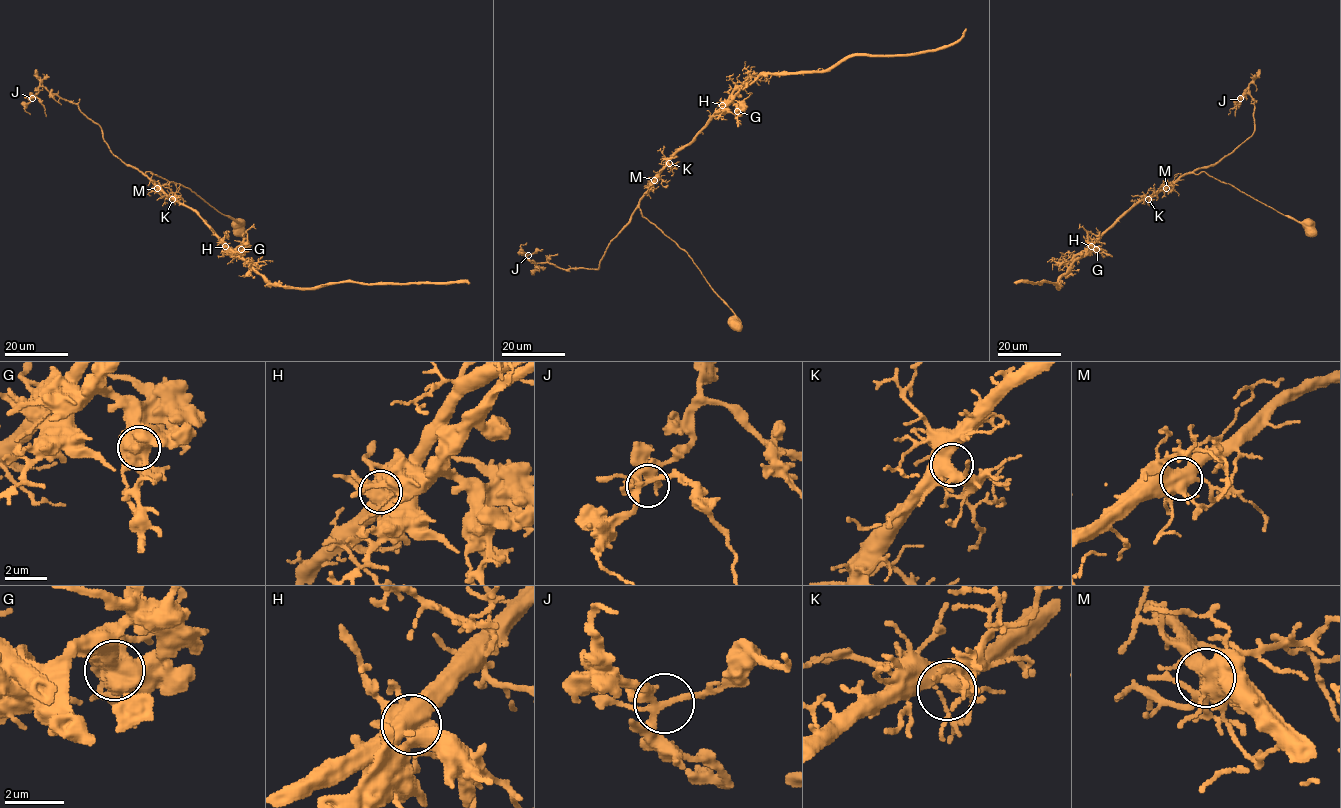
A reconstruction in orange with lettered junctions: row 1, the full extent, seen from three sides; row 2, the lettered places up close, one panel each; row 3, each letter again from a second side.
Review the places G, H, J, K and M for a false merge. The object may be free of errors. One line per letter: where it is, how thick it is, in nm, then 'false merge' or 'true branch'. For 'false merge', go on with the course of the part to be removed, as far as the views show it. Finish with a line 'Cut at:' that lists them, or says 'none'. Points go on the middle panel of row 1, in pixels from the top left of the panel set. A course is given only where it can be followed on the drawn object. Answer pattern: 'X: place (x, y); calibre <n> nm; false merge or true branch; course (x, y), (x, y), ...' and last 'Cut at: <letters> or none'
G: place (737, 111); calibre 650 nm; true branch
H: place (722, 105); calibre 700 nm; false merge; course (722, 105), (725, 107), (760, 75), (816, 72), (834, 68), (853, 56), (936, 51), (953, 45), (966, 28)
J: place (528, 255); calibre 240 nm; true branch
K: place (669, 163); calibre 460 nm; true branch
M: place (654, 180); calibre 600 nm; true branch
Cut at: H

